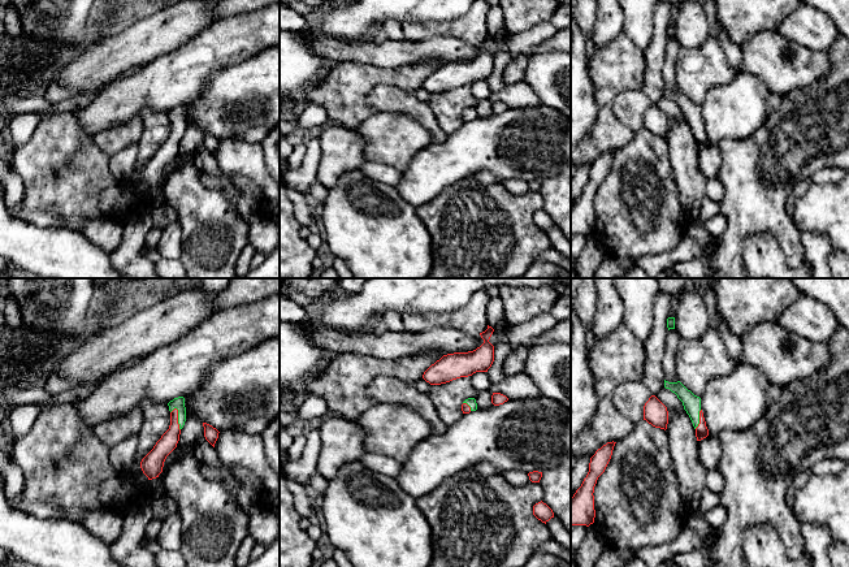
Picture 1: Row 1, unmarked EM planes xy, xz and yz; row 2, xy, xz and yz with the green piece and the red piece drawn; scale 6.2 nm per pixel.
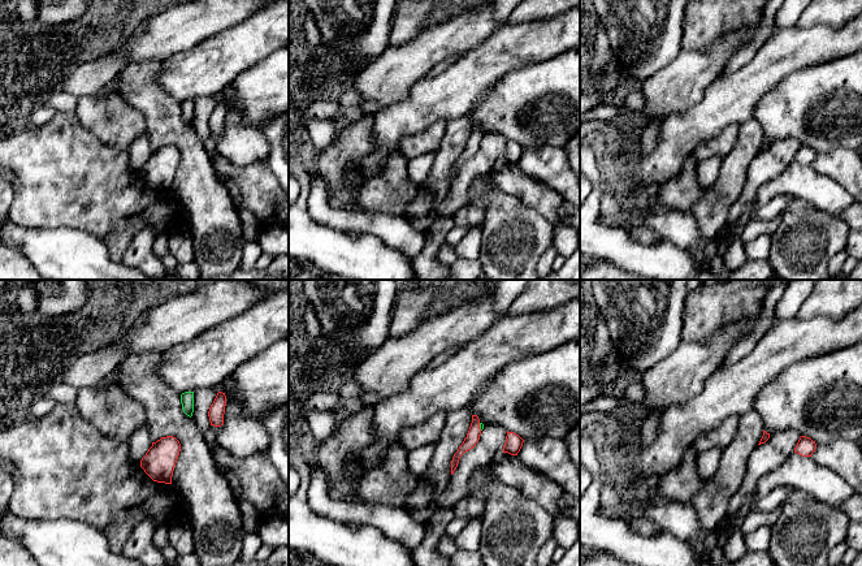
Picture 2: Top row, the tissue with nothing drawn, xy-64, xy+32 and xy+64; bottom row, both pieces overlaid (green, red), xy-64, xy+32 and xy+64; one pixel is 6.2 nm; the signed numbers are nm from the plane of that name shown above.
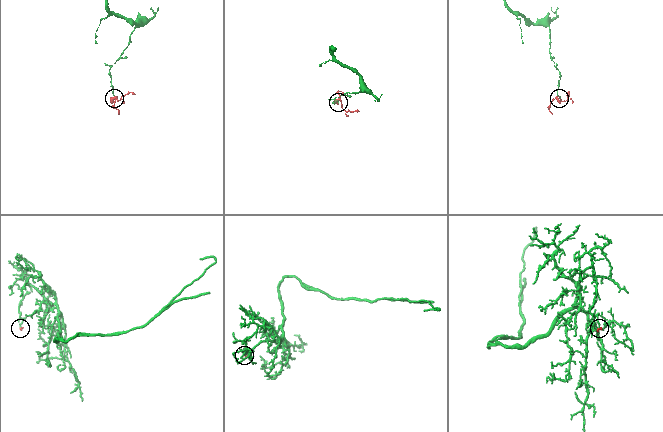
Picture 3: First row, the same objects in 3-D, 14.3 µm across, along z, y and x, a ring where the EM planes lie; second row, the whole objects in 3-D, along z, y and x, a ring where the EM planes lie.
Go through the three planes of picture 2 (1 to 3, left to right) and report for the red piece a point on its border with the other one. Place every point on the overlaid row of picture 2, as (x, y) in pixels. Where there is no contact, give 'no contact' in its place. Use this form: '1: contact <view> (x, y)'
1: no contact
2: contact xy+32 (480, 427)
3: no contact

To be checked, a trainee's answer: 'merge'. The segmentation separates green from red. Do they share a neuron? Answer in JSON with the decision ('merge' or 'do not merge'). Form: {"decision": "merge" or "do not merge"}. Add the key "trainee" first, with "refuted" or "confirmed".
{"trainee": "confirmed", "decision": "merge"}

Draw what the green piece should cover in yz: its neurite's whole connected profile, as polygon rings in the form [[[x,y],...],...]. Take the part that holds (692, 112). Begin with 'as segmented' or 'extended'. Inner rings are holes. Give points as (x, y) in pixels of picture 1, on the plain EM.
extended | [[[664,88],[664,96],[675,101],[683,111],[684,118],[689,124],[696,138],[697,150],[706,147],[709,144],[709,138],[701,118],[701,107],[688,99],[680,90],[668,91]]]

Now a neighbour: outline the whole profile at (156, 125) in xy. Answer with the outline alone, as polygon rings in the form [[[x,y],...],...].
[[[143,111],[143,131],[138,142],[139,152],[133,174],[126,179],[129,189],[118,203],[120,218],[117,224],[124,226],[135,212],[138,203],[146,196],[148,186],[140,177],[142,168],[153,157],[161,144],[169,138],[170,120],[168,112]]]

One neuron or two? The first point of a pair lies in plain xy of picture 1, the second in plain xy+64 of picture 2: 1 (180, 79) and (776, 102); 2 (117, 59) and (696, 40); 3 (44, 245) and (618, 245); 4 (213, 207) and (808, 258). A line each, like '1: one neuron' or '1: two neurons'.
1: two neurons
2: two neurons
3: one neuron
4: one neuron

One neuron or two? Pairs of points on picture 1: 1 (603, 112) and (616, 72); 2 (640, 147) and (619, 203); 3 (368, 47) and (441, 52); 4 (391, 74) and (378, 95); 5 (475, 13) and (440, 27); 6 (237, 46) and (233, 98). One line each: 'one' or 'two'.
1: one
2: one
3: one
4: two
5: one
6: two

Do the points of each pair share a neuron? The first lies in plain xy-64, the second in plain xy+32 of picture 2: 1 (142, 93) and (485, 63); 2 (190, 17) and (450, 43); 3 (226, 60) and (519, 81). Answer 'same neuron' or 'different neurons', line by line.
1: different neurons
2: same neuron
3: different neurons

